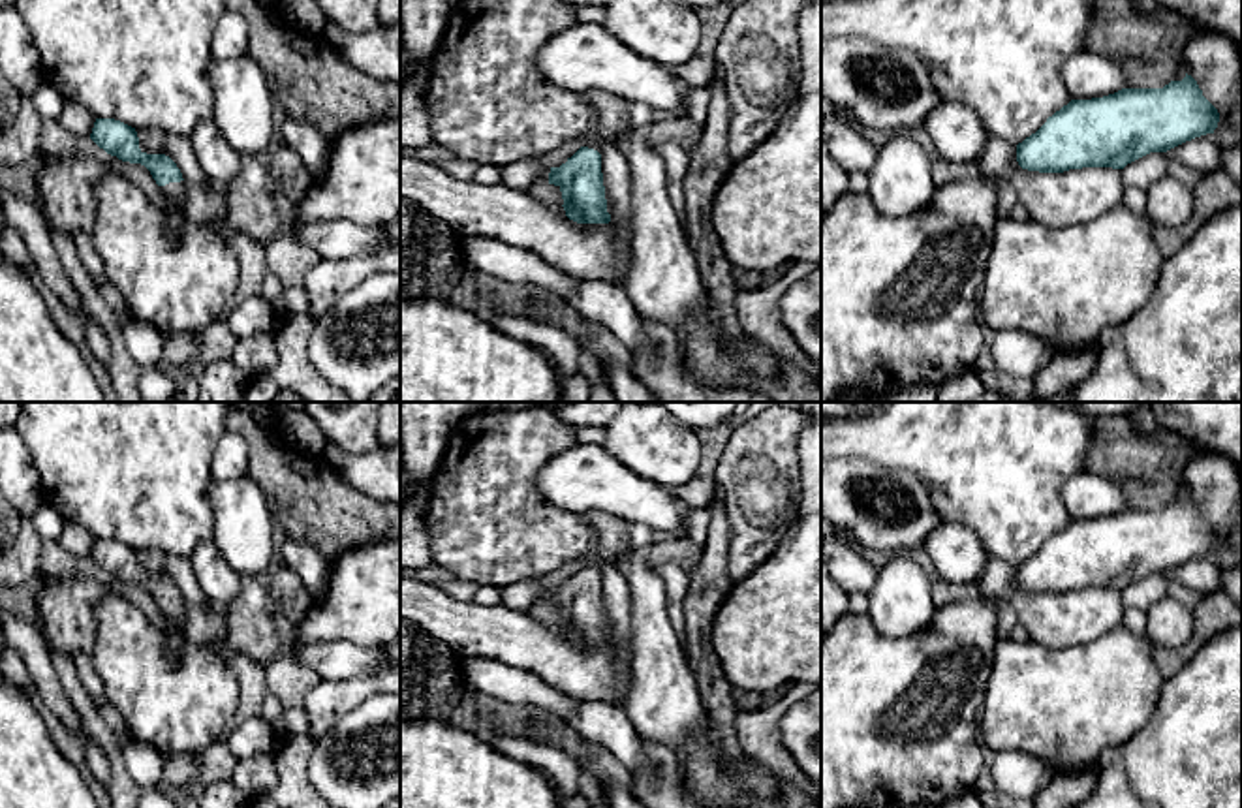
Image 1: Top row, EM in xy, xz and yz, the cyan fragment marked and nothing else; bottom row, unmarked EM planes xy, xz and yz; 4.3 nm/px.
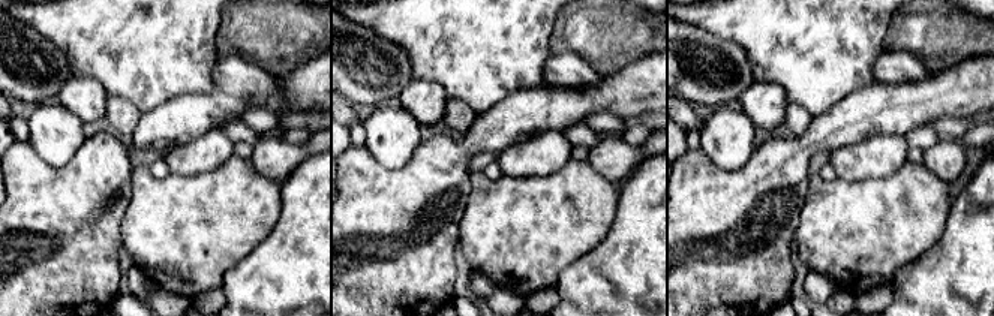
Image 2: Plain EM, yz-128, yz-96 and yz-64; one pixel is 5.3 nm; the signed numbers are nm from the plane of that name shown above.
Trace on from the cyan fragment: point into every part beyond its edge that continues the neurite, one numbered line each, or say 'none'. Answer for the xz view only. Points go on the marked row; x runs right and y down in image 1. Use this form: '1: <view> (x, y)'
1: xz (487, 102)

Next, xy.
1: xy (173, 192)

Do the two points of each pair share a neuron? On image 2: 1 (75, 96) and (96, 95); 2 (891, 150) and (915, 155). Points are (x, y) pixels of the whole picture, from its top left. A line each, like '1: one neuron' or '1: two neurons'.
1: one neuron
2: two neurons

